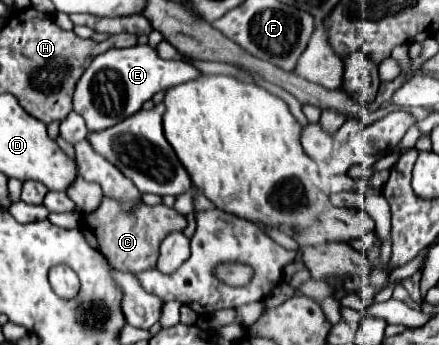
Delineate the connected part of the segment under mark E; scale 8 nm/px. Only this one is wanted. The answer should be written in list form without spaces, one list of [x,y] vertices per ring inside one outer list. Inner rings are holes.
[[[135,45],[127,49],[109,49],[93,59],[93,65],[79,79],[73,95],[73,109],[87,121],[89,131],[103,131],[121,123],[123,119],[135,115],[145,101],[149,101],[157,91],[165,91],[177,83],[195,79],[199,71],[177,59],[159,57],[157,49],[149,45]]]

